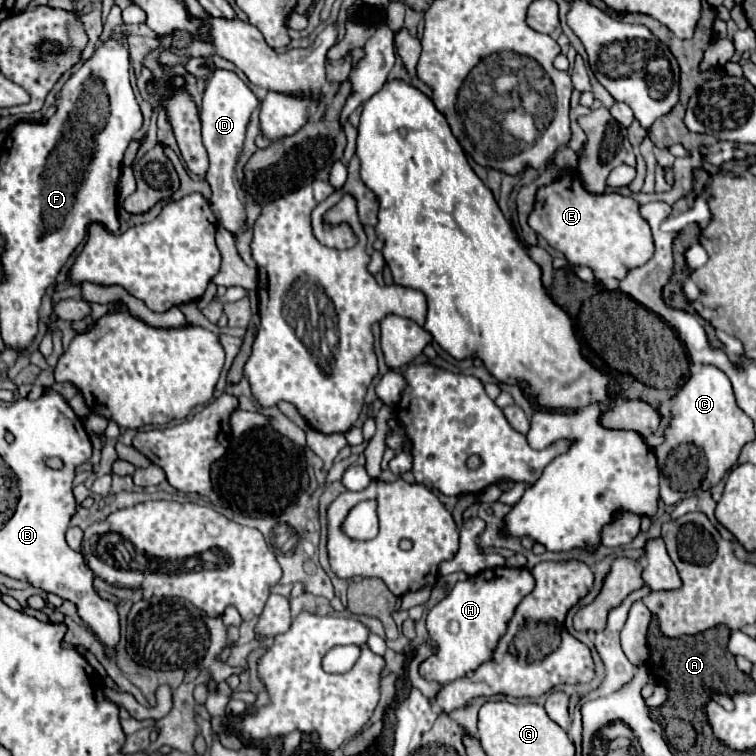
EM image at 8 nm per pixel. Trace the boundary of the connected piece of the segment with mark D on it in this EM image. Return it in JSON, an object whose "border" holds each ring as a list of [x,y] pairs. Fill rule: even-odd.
{"border":[[[215,69],[211,79],[207,81],[207,89],[203,95],[203,107],[201,107],[201,125],[203,125],[203,145],[209,153],[207,181],[213,189],[213,197],[209,199],[209,203],[211,203],[211,209],[215,213],[219,225],[225,227],[227,231],[231,231],[233,235],[241,235],[247,229],[245,205],[241,201],[241,193],[235,183],[233,169],[235,169],[237,157],[239,157],[243,141],[245,141],[245,127],[257,105],[259,105],[259,101],[255,97],[255,93],[233,71]]]}

